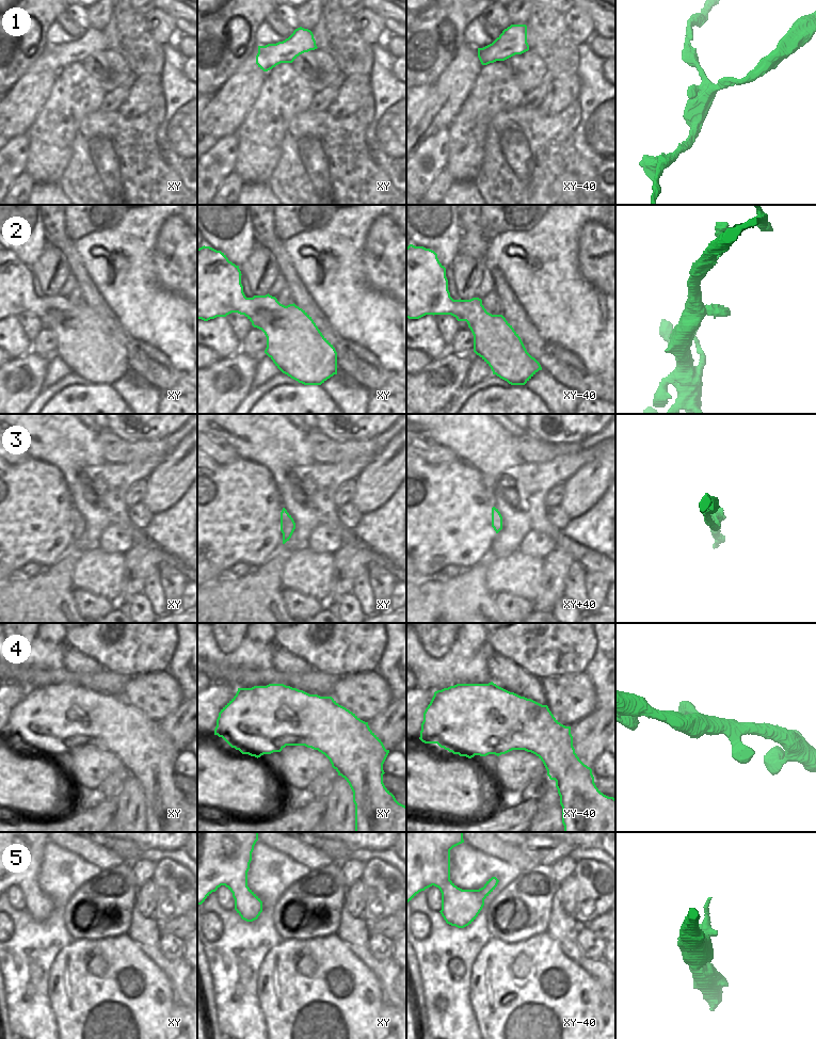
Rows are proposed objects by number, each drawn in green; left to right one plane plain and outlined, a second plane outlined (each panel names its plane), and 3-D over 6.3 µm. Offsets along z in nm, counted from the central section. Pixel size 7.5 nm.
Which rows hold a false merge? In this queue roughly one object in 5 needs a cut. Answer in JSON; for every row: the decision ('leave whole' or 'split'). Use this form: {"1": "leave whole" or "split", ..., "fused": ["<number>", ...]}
{"1": "leave whole", "2": "leave whole", "3": "leave whole", "4": "leave whole", "5": "leave whole", "fused": []}

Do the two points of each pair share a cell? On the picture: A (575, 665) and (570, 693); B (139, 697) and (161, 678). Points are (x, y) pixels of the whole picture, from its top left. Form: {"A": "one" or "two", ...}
{"A": "two", "B": "one"}

